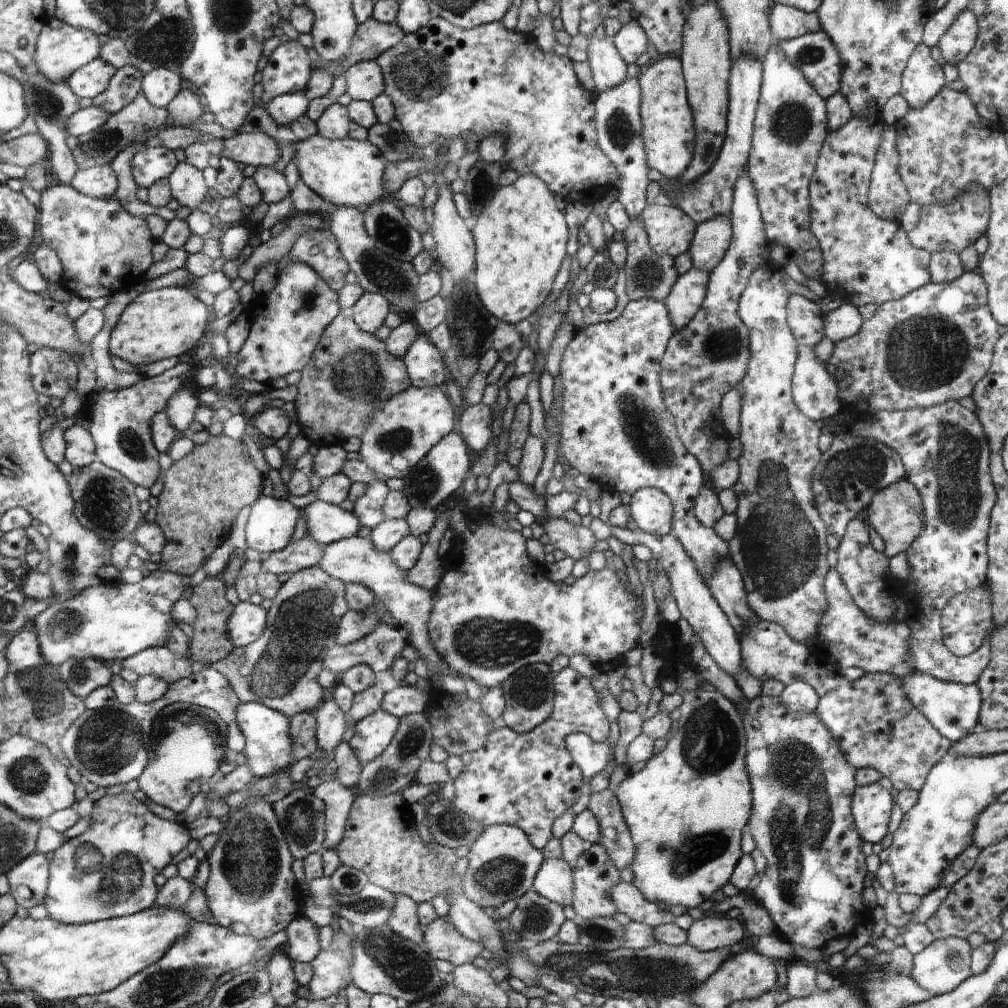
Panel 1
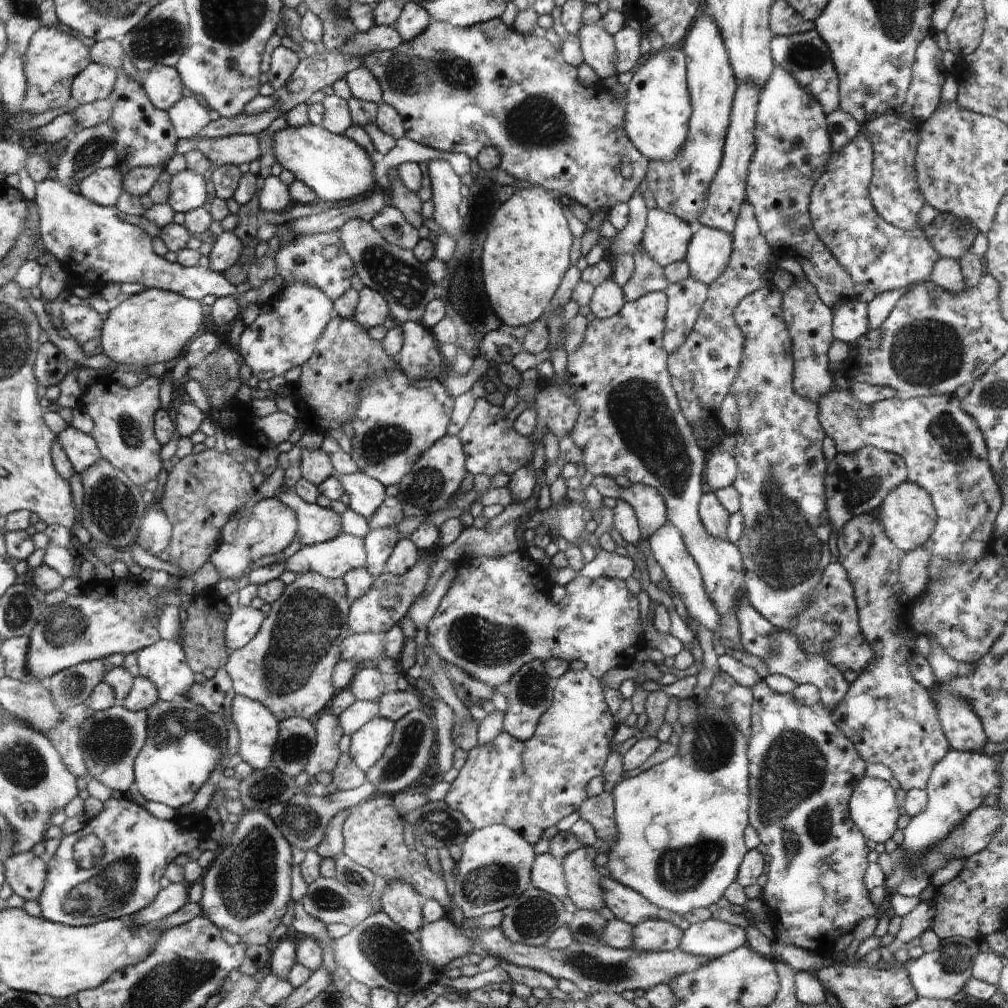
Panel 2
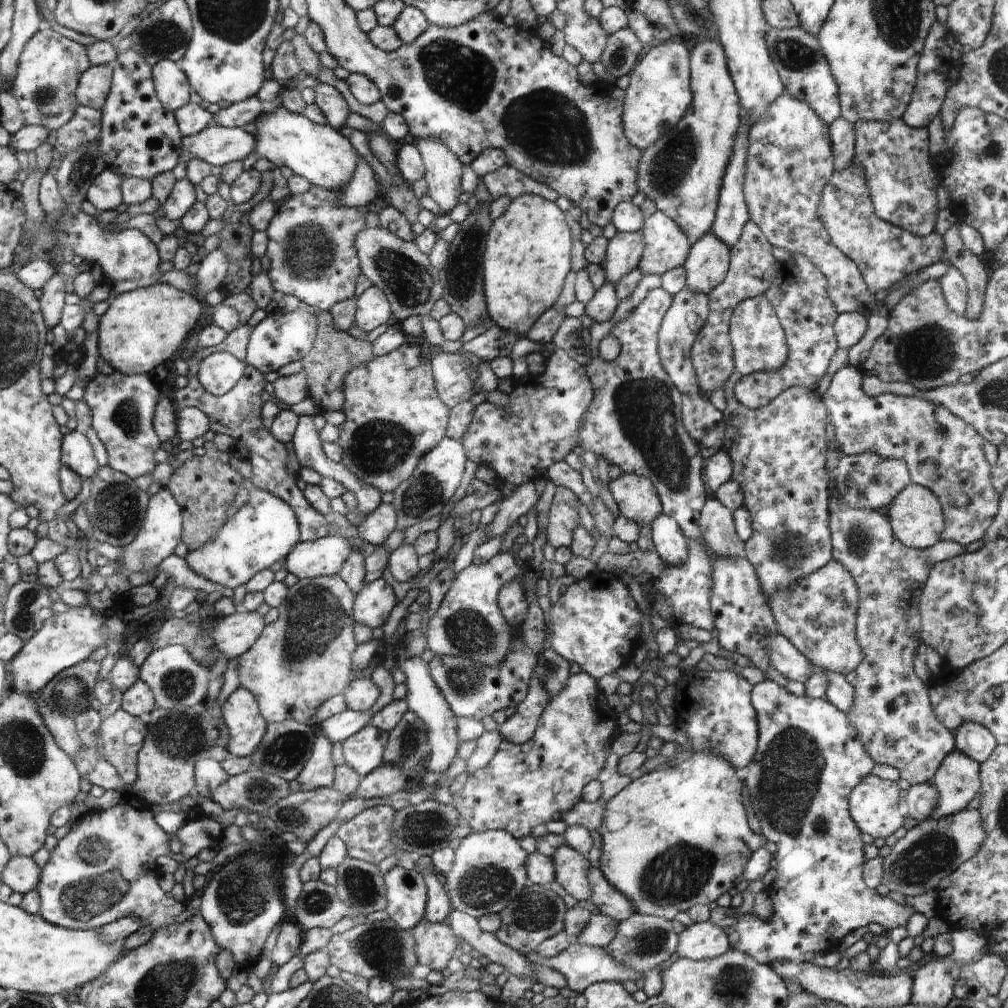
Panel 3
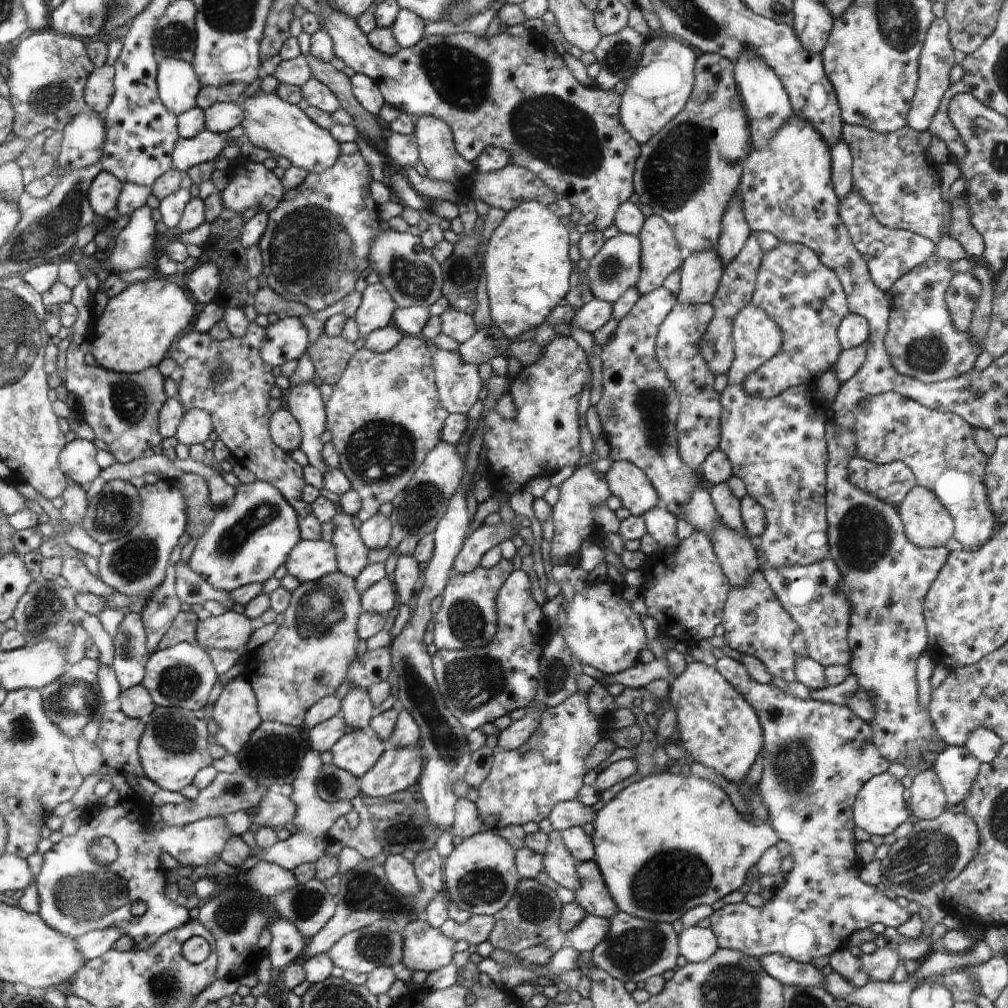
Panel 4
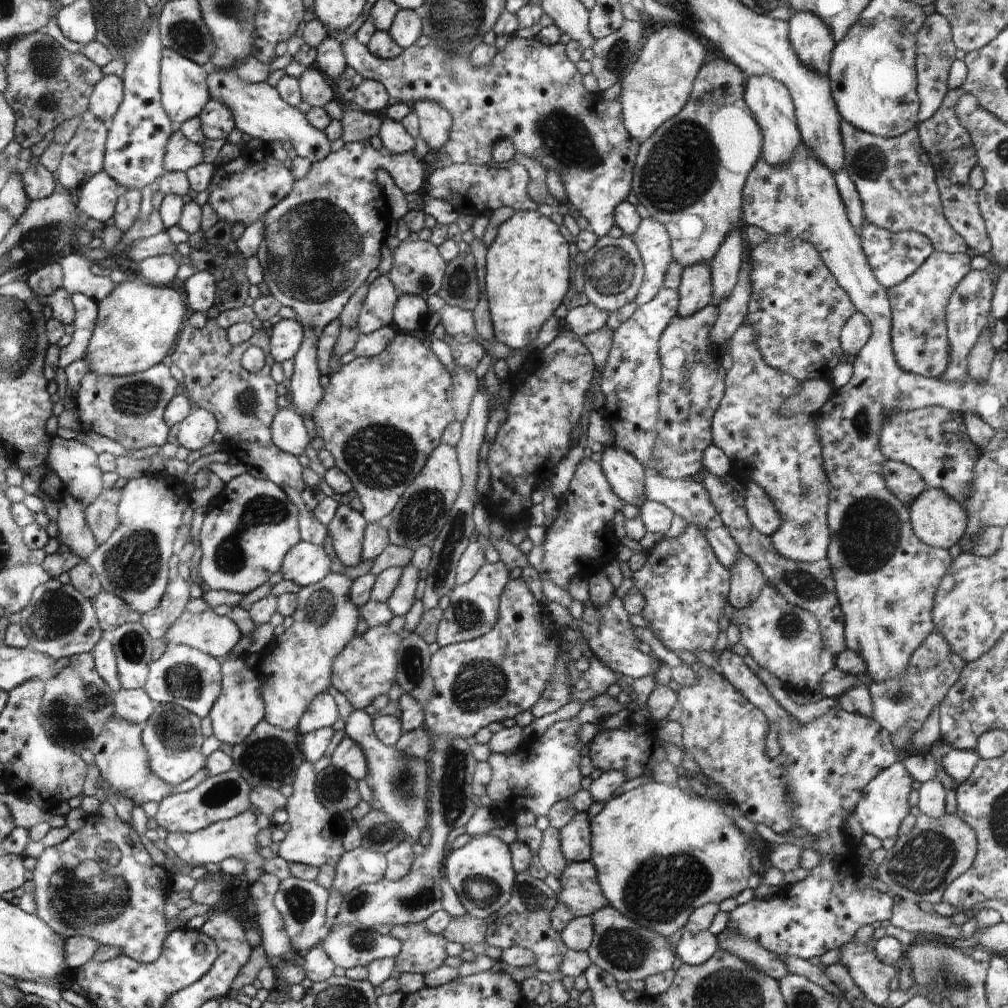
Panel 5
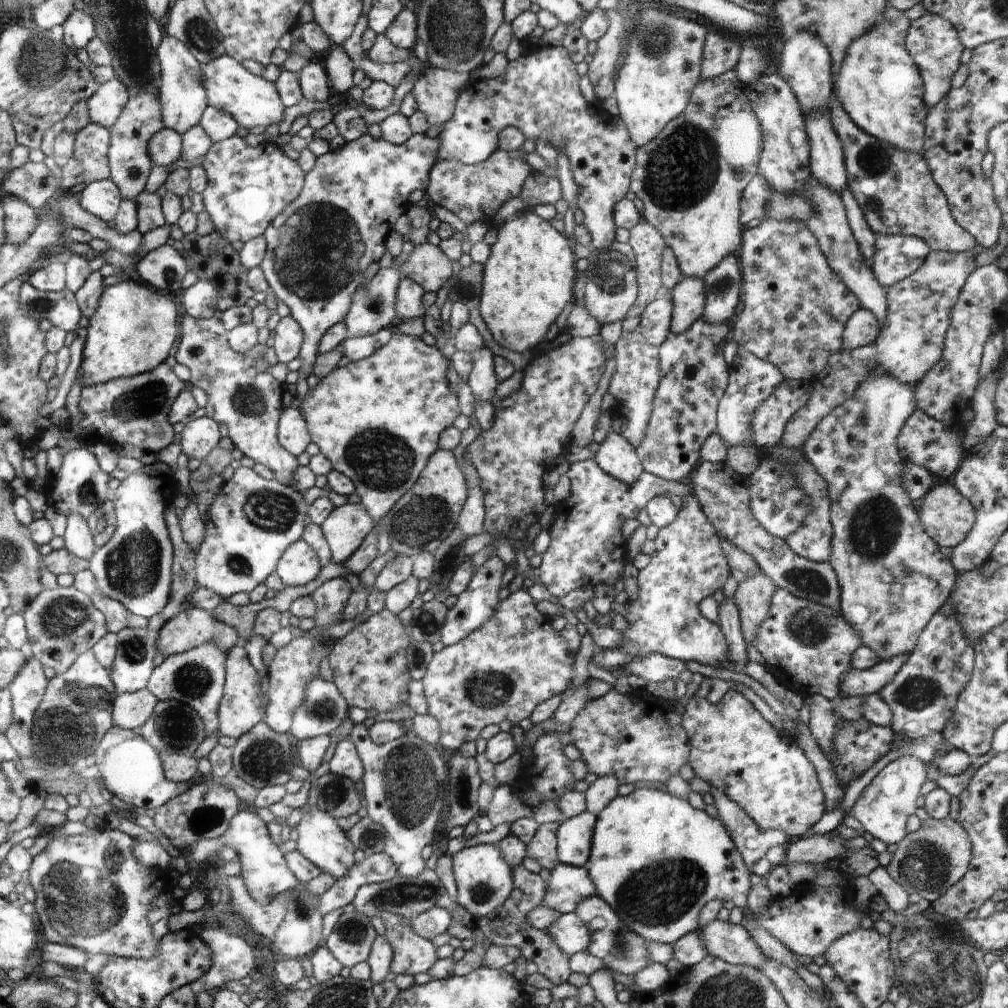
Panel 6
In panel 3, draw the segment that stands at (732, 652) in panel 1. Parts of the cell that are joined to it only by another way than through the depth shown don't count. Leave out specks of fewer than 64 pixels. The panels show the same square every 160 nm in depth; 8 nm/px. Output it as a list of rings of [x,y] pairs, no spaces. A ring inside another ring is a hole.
[[[663,513],[652,522],[652,539],[658,556],[668,567],[682,566],[686,562],[687,539],[670,516]]]

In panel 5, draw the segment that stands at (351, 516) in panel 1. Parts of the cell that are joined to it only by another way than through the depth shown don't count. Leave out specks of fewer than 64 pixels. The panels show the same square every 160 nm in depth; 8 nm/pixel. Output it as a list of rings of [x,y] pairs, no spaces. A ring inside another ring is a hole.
[[[207,319],[203,328],[195,328],[188,323],[170,358],[184,372],[186,396],[194,400],[200,409],[216,415],[216,420],[220,421],[224,451],[246,466],[261,470],[266,478],[283,488],[299,508],[299,532],[302,540],[323,547],[328,538],[327,527],[302,502],[305,481],[302,480],[302,466],[296,456],[286,454],[271,439],[271,424],[279,410],[276,406],[276,384],[270,376],[275,360],[270,354],[271,339],[265,333],[263,329],[256,329],[252,338],[234,346],[228,342],[227,332],[217,325],[215,319]],[[252,345],[259,346],[265,352],[265,366],[256,373],[248,372],[241,363],[243,352]]]

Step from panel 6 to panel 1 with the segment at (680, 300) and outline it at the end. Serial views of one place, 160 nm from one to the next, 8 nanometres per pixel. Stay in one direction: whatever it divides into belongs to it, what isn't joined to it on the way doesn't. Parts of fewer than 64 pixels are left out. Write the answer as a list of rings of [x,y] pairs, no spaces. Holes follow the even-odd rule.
[[[724,214],[701,223],[690,249],[693,268],[710,274],[723,261],[733,238],[731,218]]]

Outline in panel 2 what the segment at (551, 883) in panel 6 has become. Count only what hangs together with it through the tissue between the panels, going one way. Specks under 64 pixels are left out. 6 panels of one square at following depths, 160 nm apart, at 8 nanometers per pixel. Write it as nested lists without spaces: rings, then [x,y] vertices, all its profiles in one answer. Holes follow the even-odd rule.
[[[602,876],[600,886],[603,889],[605,906],[610,909],[616,919],[623,920],[632,926],[652,919],[665,920],[676,926],[682,924],[683,916],[680,913],[661,909],[659,905],[652,904],[647,897],[620,884],[612,877]]]

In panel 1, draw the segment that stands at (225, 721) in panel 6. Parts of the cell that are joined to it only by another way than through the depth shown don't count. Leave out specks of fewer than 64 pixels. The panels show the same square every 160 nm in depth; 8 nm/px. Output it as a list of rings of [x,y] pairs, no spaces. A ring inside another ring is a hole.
[[[241,703],[235,718],[245,739],[243,754],[248,759],[247,766],[254,778],[289,770],[290,766],[295,763],[295,740],[291,733],[290,718],[259,703]]]

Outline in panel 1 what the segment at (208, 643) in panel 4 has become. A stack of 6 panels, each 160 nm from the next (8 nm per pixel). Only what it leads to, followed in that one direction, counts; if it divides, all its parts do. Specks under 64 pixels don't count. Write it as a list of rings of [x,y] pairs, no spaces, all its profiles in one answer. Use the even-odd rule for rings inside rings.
[[[240,601],[228,620],[228,636],[235,647],[246,647],[256,642],[267,627],[268,614],[262,606]]]

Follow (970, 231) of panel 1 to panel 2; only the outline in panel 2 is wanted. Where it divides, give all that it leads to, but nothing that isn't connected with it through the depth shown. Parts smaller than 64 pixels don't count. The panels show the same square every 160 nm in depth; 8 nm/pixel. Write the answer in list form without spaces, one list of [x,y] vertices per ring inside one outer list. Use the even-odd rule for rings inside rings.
[[[939,213],[938,217],[931,224],[923,226],[922,230],[927,233],[927,237],[935,246],[940,257],[950,257],[957,261],[971,250],[980,233],[976,225],[973,225],[970,221],[960,220],[952,213]]]

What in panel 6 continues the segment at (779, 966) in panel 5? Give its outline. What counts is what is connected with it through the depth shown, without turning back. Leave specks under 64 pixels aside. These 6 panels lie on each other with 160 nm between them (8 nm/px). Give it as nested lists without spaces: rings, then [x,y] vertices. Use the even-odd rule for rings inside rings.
[[[718,919],[698,930],[708,955],[732,965],[764,968],[768,959],[748,931],[742,924],[734,925],[728,921],[720,922]]]

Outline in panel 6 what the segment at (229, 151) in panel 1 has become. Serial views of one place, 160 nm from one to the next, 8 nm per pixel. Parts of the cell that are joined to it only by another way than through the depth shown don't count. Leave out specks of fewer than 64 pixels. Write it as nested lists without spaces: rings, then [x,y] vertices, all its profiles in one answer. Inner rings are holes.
[[[165,126],[163,131],[151,140],[150,154],[154,166],[162,166],[162,168],[182,160],[184,158],[183,135]]]

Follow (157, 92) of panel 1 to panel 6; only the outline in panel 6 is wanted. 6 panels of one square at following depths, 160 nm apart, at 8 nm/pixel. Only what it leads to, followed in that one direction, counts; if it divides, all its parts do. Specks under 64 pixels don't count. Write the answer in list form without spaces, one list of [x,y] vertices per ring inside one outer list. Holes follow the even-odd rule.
[[[164,36],[156,50],[159,64],[159,100],[163,106],[163,120],[167,128],[184,135],[192,126],[200,123],[202,114],[208,106],[204,74],[200,64],[190,54],[186,46],[176,38]]]

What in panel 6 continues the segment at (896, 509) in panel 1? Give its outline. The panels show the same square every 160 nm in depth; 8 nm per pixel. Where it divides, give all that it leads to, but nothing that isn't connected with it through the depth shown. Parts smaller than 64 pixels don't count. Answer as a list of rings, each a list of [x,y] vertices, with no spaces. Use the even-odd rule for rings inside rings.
[[[940,484],[940,486],[933,487],[924,496],[924,502],[920,508],[920,520],[923,521],[923,528],[928,536],[940,547],[952,549],[958,547],[967,539],[977,517],[978,511],[971,502],[954,485],[950,484]]]

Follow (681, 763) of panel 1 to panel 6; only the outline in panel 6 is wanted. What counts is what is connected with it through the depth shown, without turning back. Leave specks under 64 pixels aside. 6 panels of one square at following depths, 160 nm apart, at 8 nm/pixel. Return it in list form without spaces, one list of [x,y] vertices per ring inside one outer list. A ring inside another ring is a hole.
[[[638,788],[628,796],[617,795],[598,814],[593,831],[587,872],[595,884],[595,895],[602,898],[628,929],[642,939],[670,945],[683,939],[684,935],[699,930],[700,910],[710,900],[732,901],[744,914],[742,926],[749,930],[748,934],[754,938],[767,959],[782,962],[784,966],[796,970],[802,966],[796,960],[796,954],[783,946],[768,930],[764,930],[754,918],[747,918],[750,890],[748,866],[727,826],[720,818],[707,813],[706,810],[696,810],[687,800],[661,790]]]

